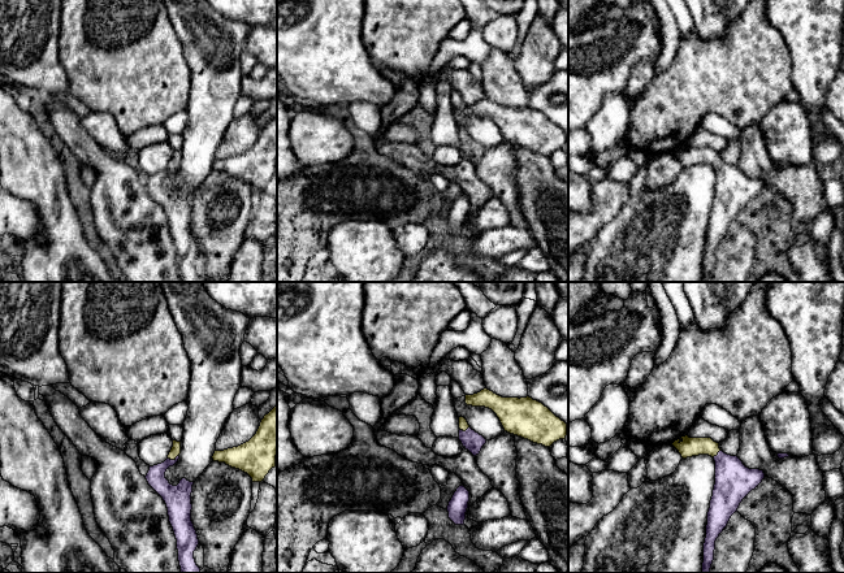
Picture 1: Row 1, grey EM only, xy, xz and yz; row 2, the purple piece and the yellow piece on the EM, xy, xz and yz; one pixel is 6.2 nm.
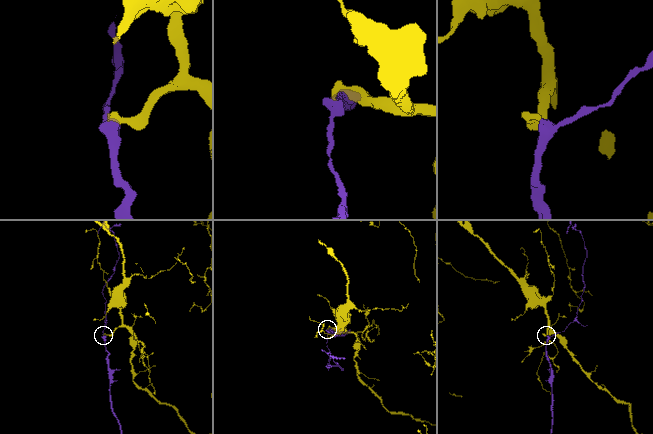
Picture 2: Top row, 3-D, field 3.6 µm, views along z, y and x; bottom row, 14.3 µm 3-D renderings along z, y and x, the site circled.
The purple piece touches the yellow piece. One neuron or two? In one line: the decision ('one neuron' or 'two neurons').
one neuron

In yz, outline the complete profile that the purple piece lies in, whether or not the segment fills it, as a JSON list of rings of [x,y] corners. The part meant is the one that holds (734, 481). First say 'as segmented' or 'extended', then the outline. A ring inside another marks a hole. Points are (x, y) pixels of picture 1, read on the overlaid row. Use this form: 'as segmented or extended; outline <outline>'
extended; outline [[[689,438],[675,440],[672,446],[683,459],[709,455],[715,461],[715,485],[707,512],[706,538],[704,543],[702,573],[710,573],[714,560],[715,541],[737,512],[743,499],[765,478],[763,470],[749,469],[737,456],[724,453],[711,438]]]

